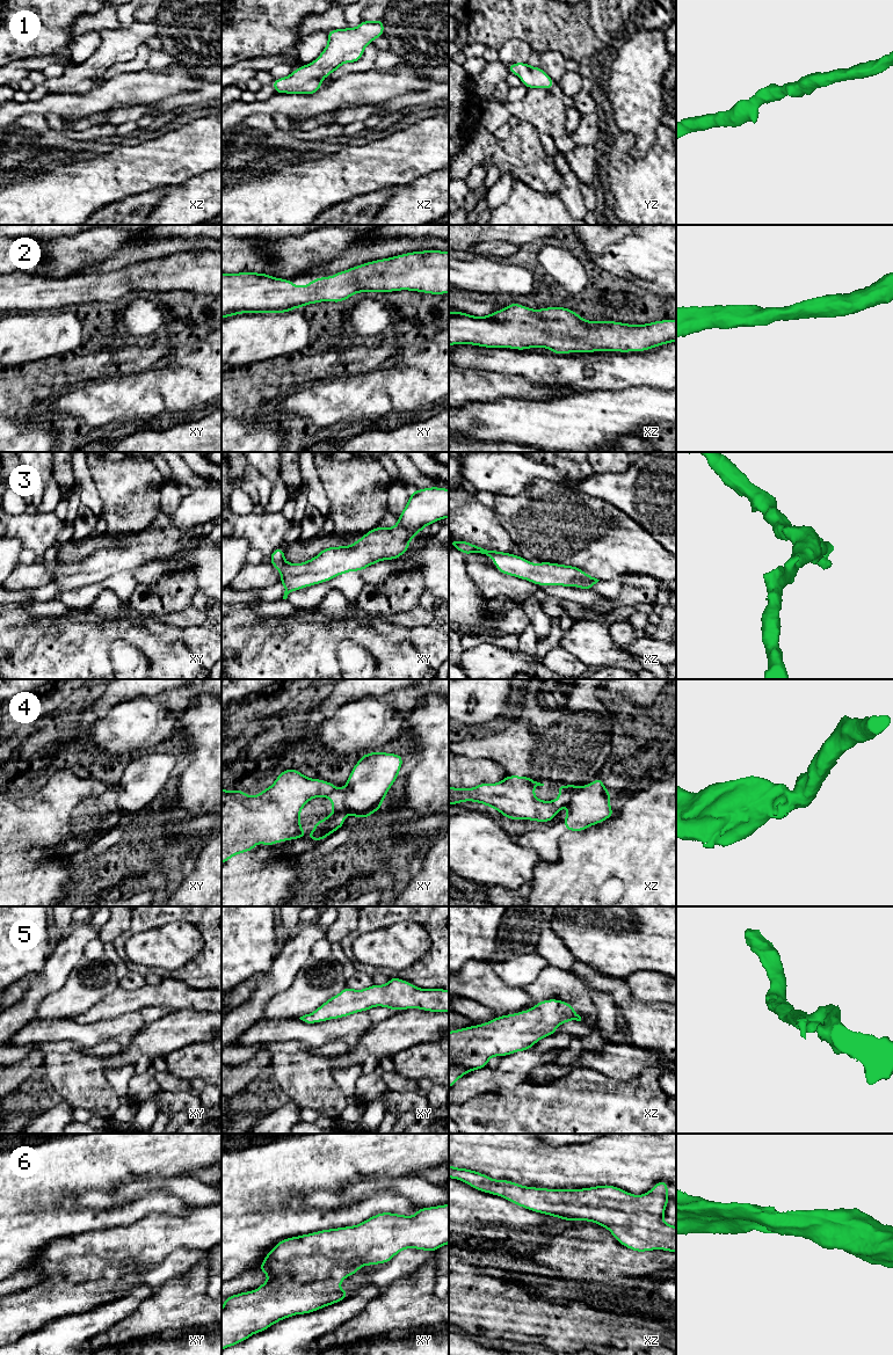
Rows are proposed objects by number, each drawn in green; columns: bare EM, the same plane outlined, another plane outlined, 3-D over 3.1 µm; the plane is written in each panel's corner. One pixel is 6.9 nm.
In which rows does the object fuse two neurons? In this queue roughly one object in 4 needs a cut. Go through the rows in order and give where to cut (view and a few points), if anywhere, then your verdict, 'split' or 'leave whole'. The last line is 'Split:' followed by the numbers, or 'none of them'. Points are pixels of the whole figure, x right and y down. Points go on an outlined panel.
1: cut none; leave whole
2: cut none; leave whole
3: cut none; leave whole
4: cut xy (343, 788), (345, 808), (348, 813); split
5: cut none; leave whole
6: cut none; leave whole
Split: 4

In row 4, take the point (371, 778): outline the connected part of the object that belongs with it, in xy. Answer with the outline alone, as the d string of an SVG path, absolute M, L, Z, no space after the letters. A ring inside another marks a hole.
M375 751L361 756L344 787L348 814L366 818L378 811L399 775L402 762L404 757L397 753Z

